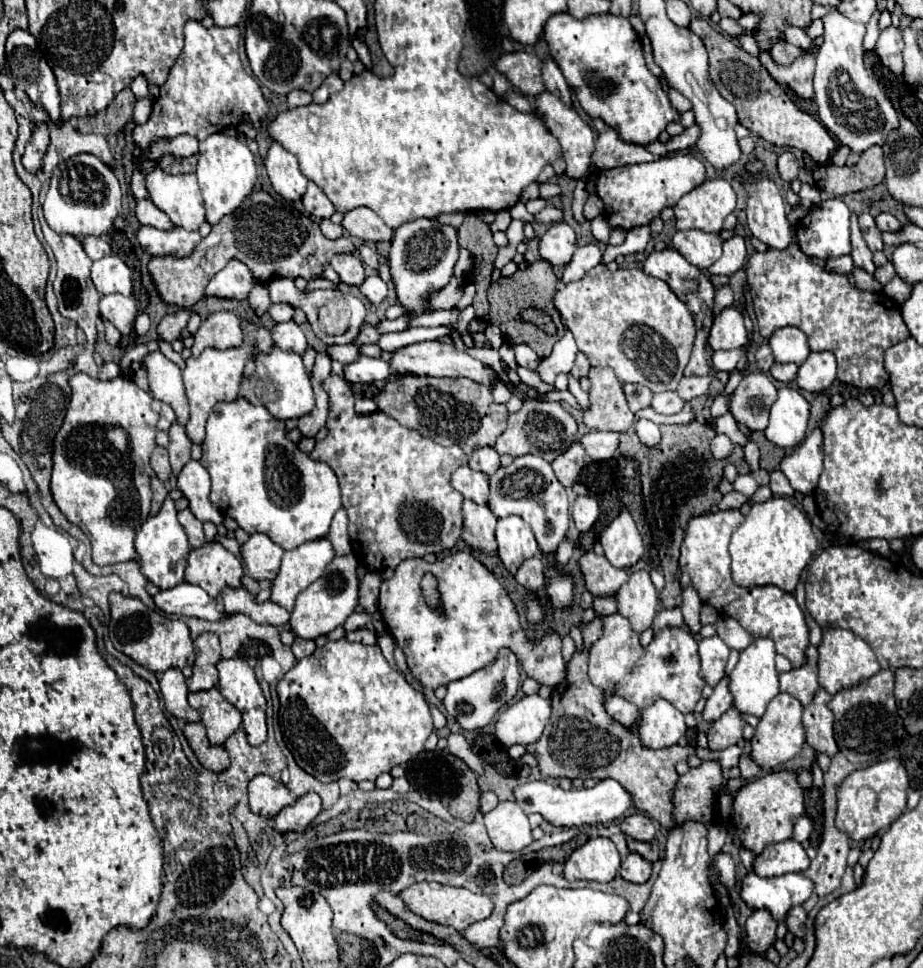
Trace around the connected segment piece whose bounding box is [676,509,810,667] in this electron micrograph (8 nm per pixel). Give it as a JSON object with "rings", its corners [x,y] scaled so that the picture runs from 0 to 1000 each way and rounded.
{"rings":[[[789,526],[780,530],[756,532],[745,540],[741,561],[737,565],[737,592],[732,592],[739,606],[752,606],[761,623],[776,627],[780,635],[795,637],[813,656],[830,656],[839,660],[841,675],[854,679],[858,689],[869,689],[873,685],[873,668],[878,666],[878,650],[871,639],[871,631],[862,623],[858,613],[847,611],[841,604],[826,606],[802,606],[793,600],[791,594],[791,573],[789,561],[795,546],[806,538],[806,532],[800,526]]]}

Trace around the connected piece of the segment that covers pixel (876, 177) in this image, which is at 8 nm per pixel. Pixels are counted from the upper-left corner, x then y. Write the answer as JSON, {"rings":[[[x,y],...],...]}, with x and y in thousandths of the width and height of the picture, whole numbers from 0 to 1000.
{"rings":[[[947,150],[934,158],[934,164],[925,173],[906,173],[901,168],[888,170],[882,177],[884,193],[901,204],[949,193],[958,187],[958,158],[953,150]]]}

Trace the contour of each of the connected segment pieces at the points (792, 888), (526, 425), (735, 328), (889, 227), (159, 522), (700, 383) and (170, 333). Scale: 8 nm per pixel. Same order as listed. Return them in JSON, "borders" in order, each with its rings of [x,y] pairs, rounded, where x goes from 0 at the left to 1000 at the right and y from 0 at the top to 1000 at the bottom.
{"borders":[[[[810,902],[804,908],[804,929],[813,939],[832,939],[841,951],[847,951],[856,937],[869,935],[880,925],[882,912],[867,902],[845,906],[821,906]]],[[[568,414],[566,423],[553,427],[548,445],[540,451],[535,464],[546,470],[563,472],[570,468],[579,468],[589,472],[592,476],[600,476],[607,468],[611,468],[624,456],[624,435],[622,431],[607,418],[596,414]]],[[[789,317],[778,327],[774,327],[774,336],[767,348],[767,356],[774,363],[797,361],[797,358],[804,358],[808,352],[810,352],[810,344],[808,344],[804,325],[795,317]]],[[[964,220],[949,222],[949,232],[951,232],[953,239],[973,239],[977,235],[975,228],[969,222],[964,222]]],[[[182,513],[173,526],[171,532],[160,534],[154,542],[154,546],[147,553],[147,569],[152,573],[152,586],[154,592],[160,596],[163,602],[167,602],[173,608],[184,608],[186,604],[199,602],[199,588],[202,577],[208,565],[204,565],[204,555],[199,544],[193,540],[193,528],[189,518]]],[[[763,387],[763,389],[739,389],[739,394],[735,396],[735,406],[741,414],[750,414],[752,410],[765,408],[771,396],[771,387]]],[[[193,319],[189,323],[182,323],[176,330],[176,334],[171,336],[171,346],[176,350],[180,350],[180,352],[193,350],[195,348],[195,342],[202,338],[202,334],[204,334],[204,330],[206,330],[208,323],[210,323],[208,319]]]]}

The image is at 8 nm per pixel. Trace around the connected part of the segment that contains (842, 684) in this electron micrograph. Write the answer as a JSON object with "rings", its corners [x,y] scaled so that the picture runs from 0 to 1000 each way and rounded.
{"rings":[[[893,650],[891,652],[891,666],[886,668],[888,681],[886,681],[886,706],[891,712],[895,712],[899,718],[906,718],[910,712],[927,710],[934,704],[943,701],[953,693],[953,687],[949,683],[947,673],[943,666],[917,650]]]}

